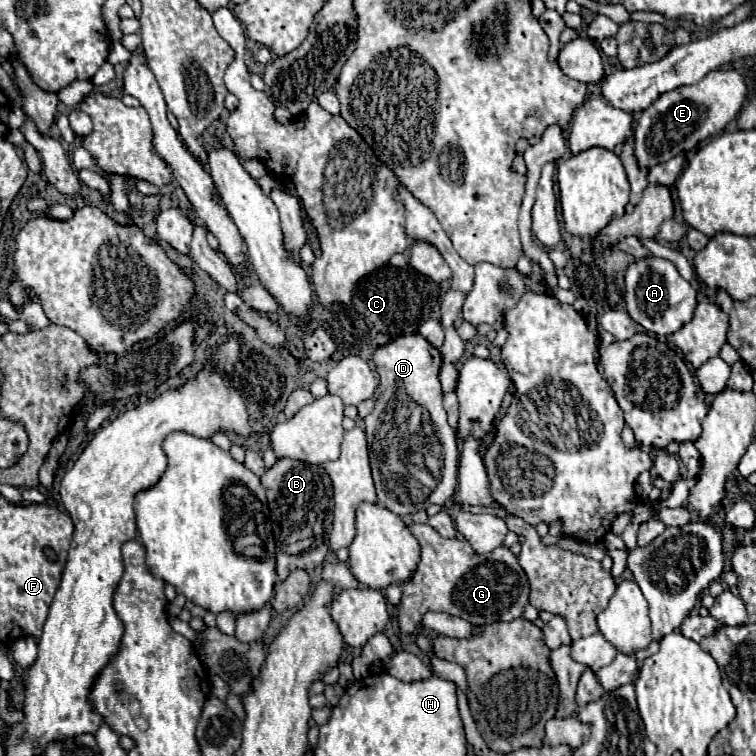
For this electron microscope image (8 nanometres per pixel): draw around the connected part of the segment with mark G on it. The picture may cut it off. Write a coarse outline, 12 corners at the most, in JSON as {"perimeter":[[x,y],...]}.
{"perimeter":[[410,522],[422,546],[398,626],[428,610],[476,626],[522,618],[530,584],[508,546],[476,554]]}

